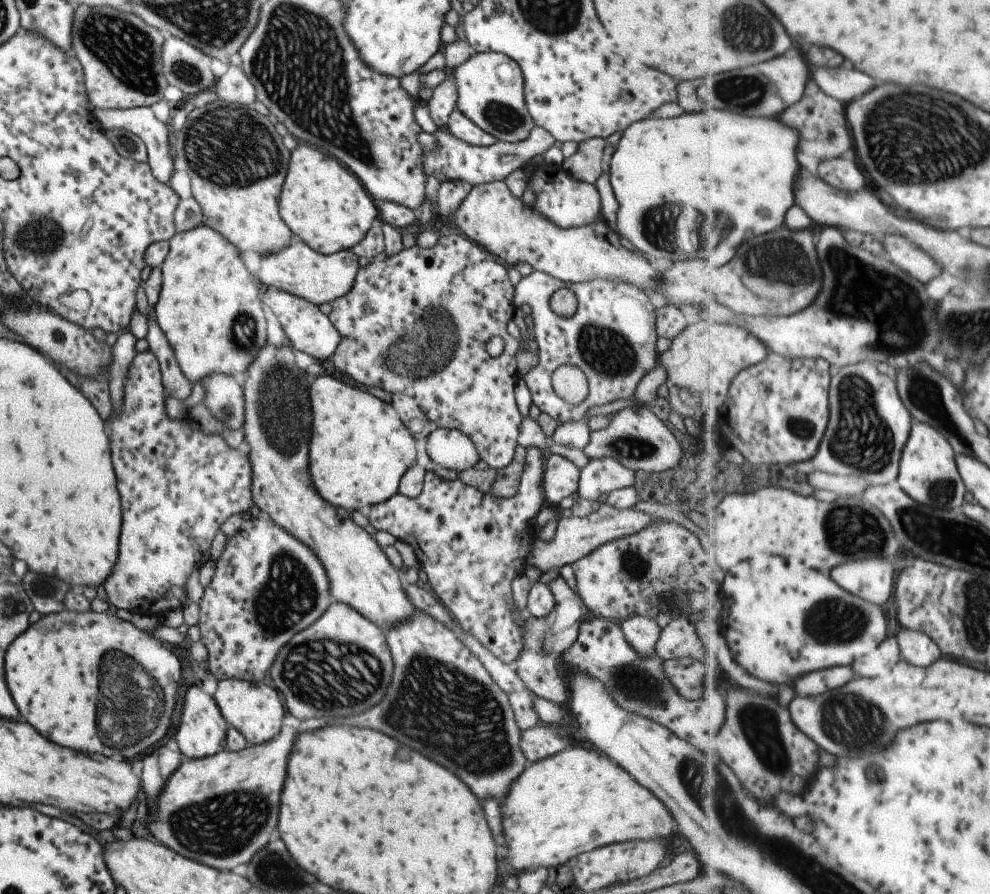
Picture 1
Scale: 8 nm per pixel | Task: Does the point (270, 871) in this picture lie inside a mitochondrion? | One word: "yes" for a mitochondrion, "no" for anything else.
yes

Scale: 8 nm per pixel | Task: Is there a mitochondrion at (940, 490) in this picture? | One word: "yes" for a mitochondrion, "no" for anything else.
yes

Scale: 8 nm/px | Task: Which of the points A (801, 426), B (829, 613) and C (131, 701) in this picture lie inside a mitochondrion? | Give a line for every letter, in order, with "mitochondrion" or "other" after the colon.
A: mitochondrion
B: mitochondrion
C: mitochondrion

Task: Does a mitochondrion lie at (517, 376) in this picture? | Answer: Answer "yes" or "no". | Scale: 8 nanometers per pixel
no

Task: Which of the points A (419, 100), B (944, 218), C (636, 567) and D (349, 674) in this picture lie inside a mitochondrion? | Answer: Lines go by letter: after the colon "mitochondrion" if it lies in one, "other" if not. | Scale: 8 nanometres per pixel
A: other
B: other
C: mitochondrion
D: mitochondrion

